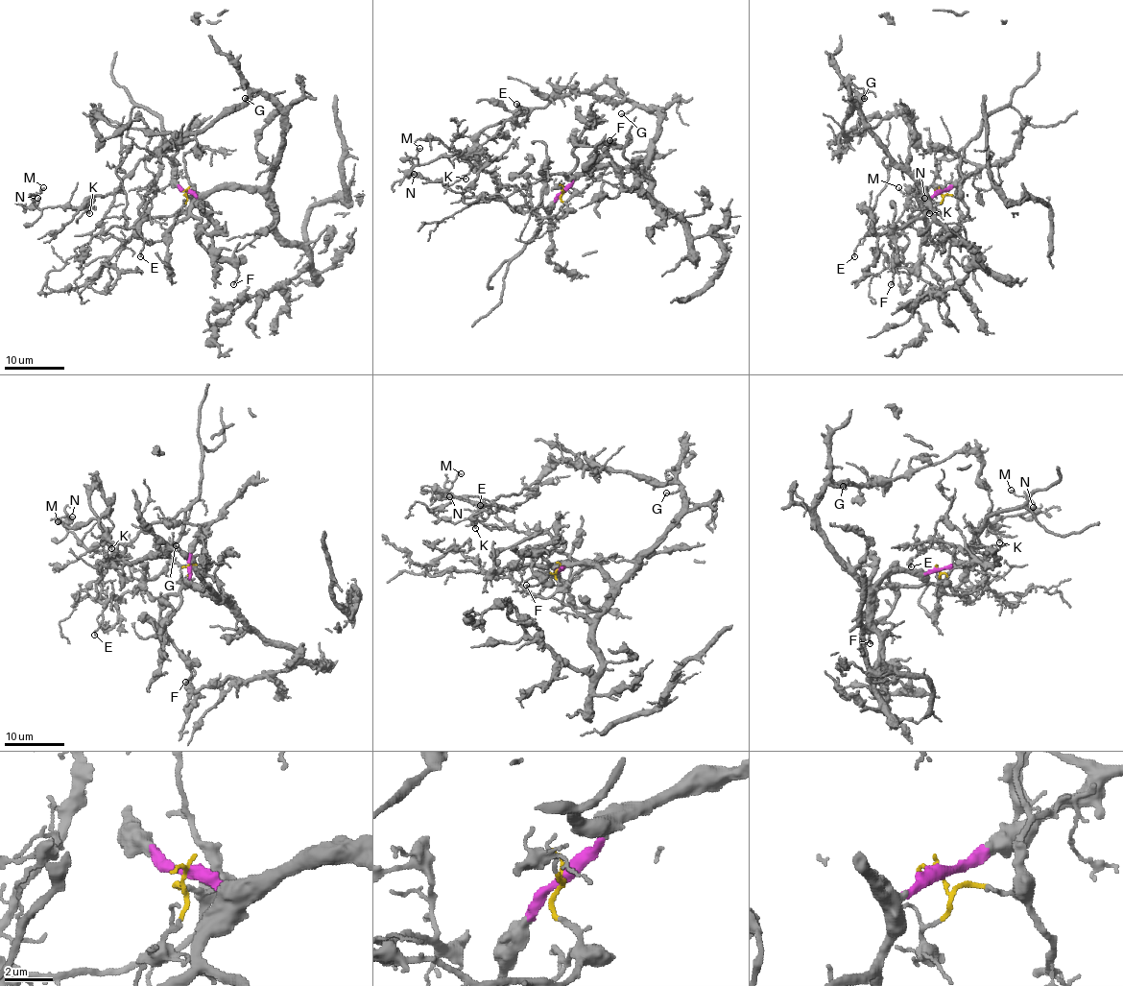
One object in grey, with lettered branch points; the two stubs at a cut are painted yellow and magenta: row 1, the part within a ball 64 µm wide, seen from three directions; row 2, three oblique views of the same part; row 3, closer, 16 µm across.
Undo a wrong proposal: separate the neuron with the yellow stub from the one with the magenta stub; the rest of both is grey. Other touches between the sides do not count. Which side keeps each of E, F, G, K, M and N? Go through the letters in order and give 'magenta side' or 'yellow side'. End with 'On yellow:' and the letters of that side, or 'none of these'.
E: yellow side
F: magenta side
G: magenta side
K: yellow side
M: yellow side
N: yellow side
On yellow: E, K, M, N

